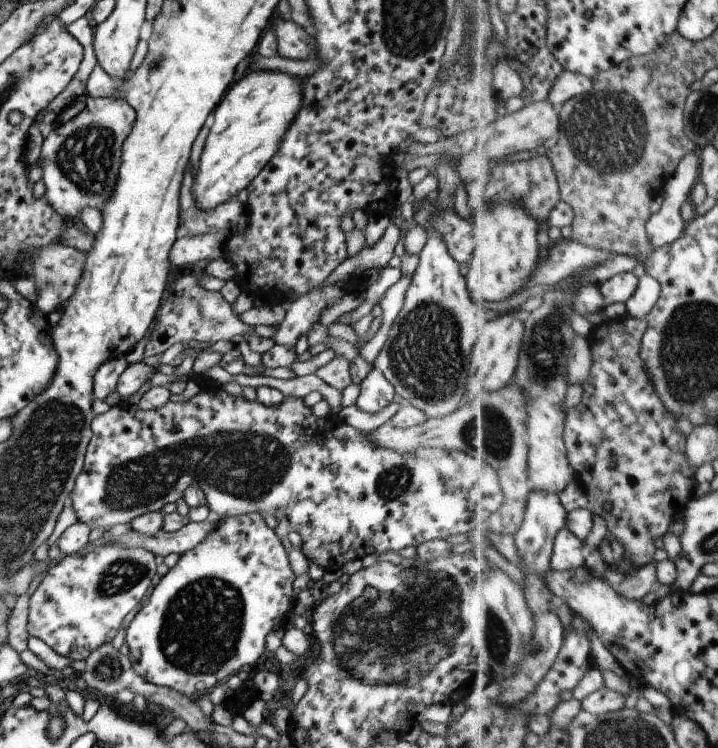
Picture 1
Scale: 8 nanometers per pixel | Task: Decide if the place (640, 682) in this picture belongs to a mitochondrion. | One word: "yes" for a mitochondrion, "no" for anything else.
no

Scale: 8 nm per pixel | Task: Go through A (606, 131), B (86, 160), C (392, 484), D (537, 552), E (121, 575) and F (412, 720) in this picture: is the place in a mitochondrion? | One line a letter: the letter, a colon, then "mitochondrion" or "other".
A: mitochondrion
B: mitochondrion
C: mitochondrion
D: other
E: mitochondrion
F: other

